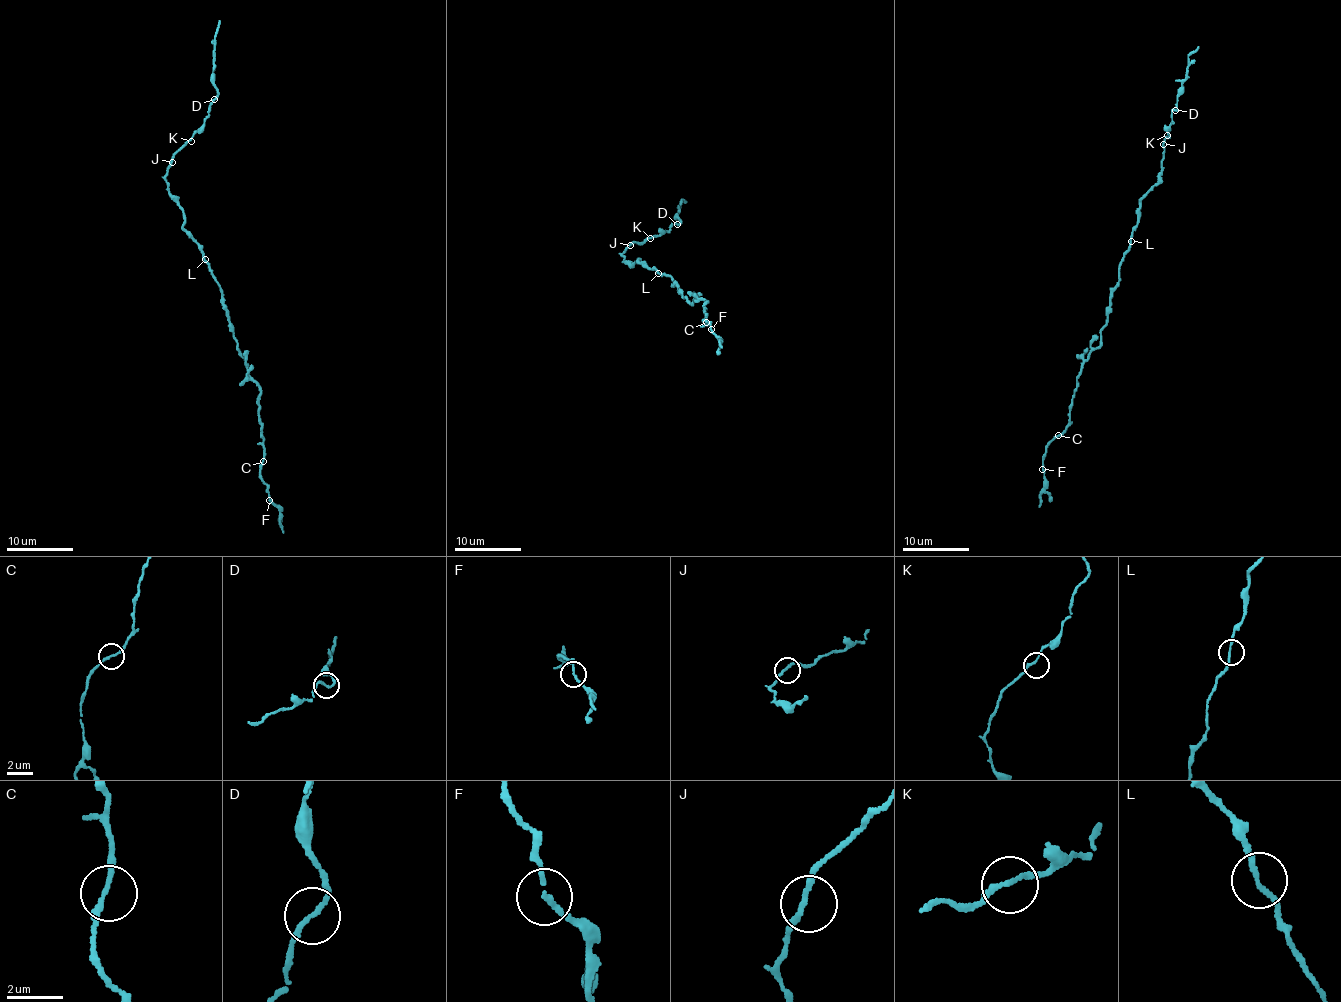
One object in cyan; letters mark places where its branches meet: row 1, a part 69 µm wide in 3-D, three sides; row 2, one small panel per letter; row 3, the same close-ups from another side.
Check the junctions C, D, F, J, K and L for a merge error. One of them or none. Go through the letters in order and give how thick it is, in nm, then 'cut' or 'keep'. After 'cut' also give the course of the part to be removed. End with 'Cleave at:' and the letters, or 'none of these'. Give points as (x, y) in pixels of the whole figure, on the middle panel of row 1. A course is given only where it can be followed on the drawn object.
C: calibre 170 nm; keep
D: calibre 160 nm; keep
F: calibre 150 nm; keep
J: calibre 160 nm; keep
K: calibre 160 nm; keep
L: calibre 150 nm; keep
Cleave at: none of these

